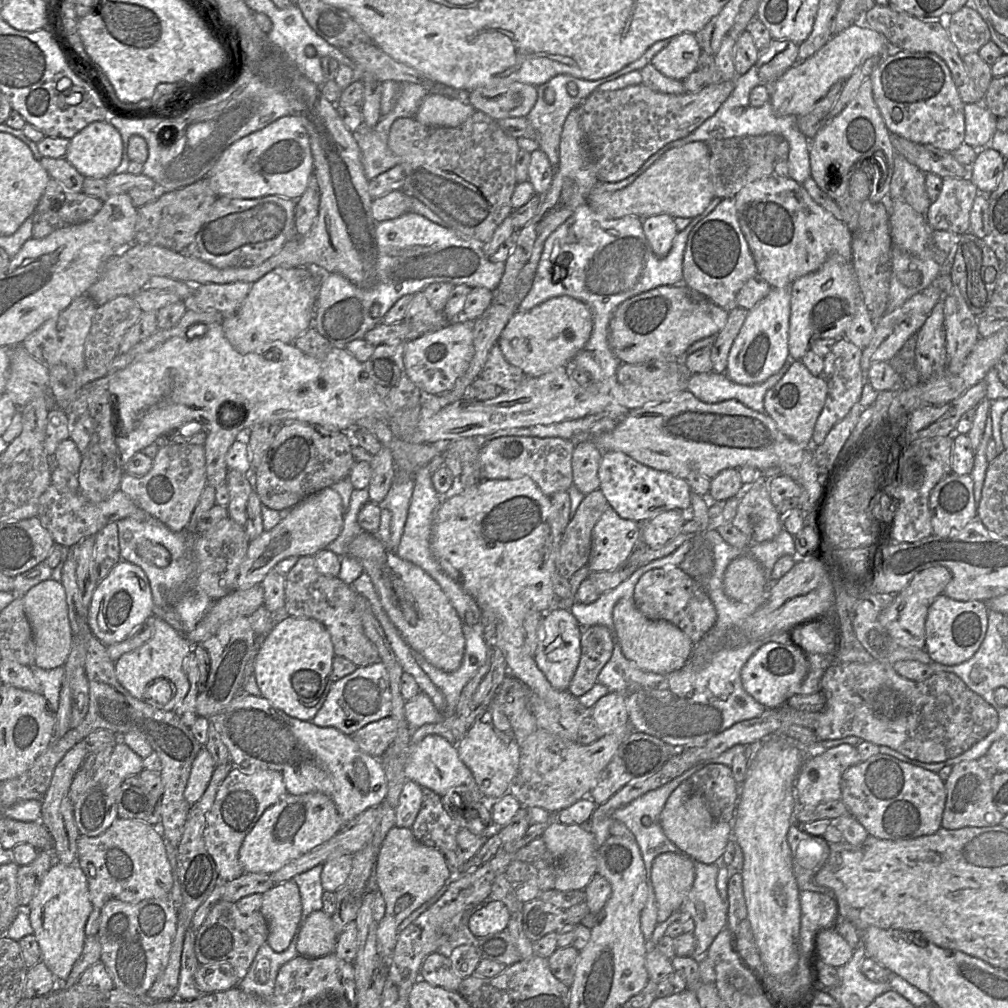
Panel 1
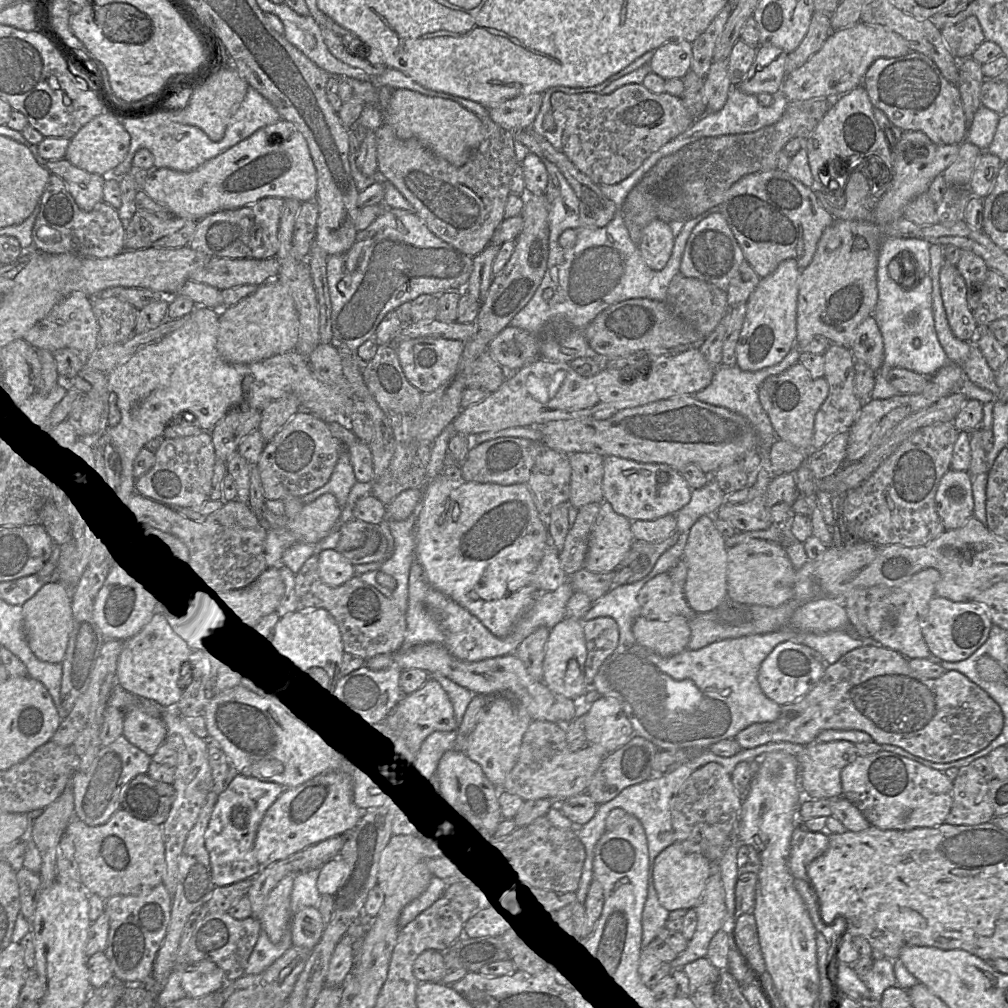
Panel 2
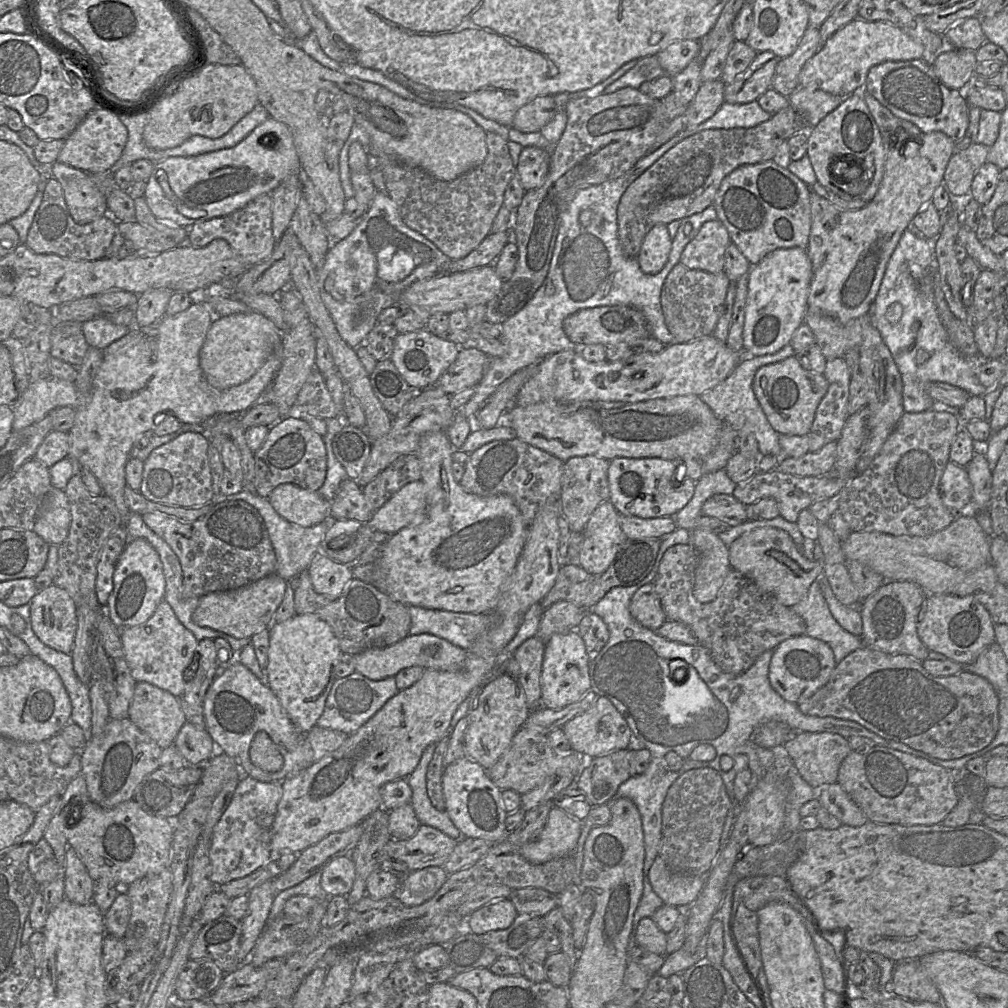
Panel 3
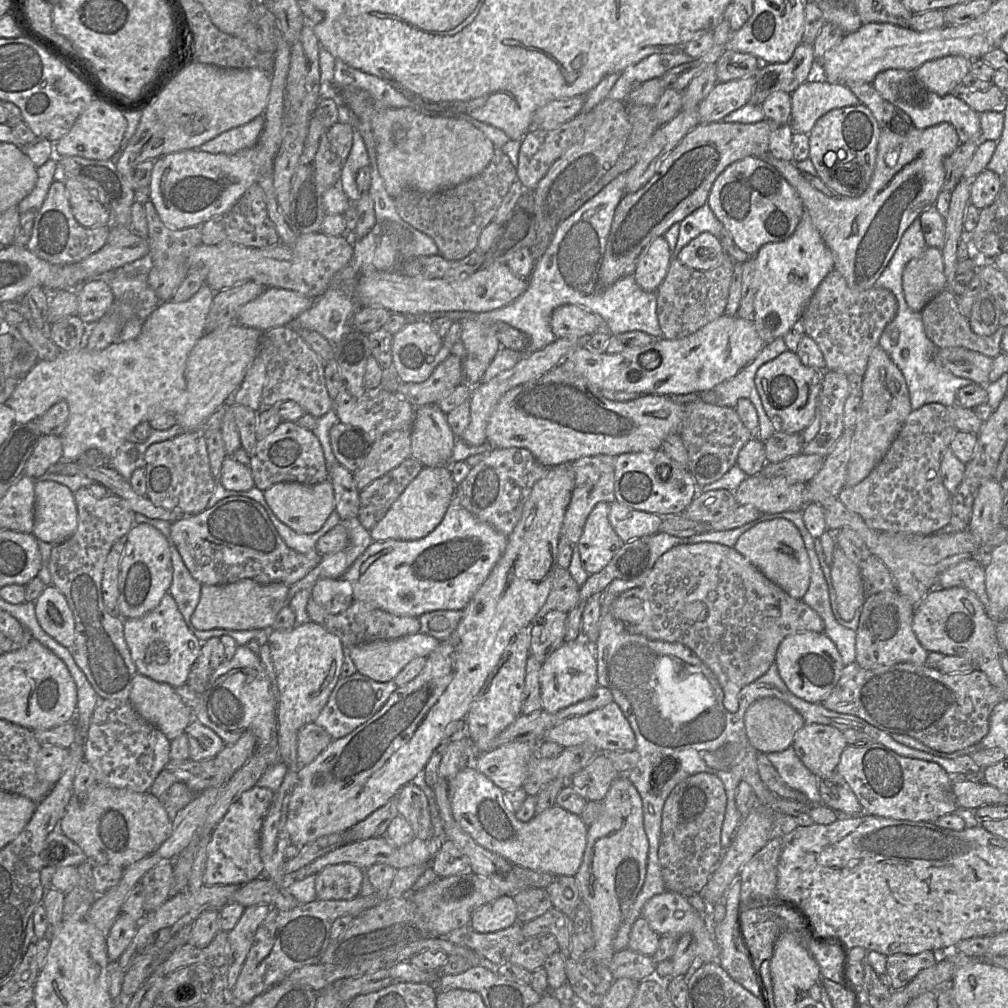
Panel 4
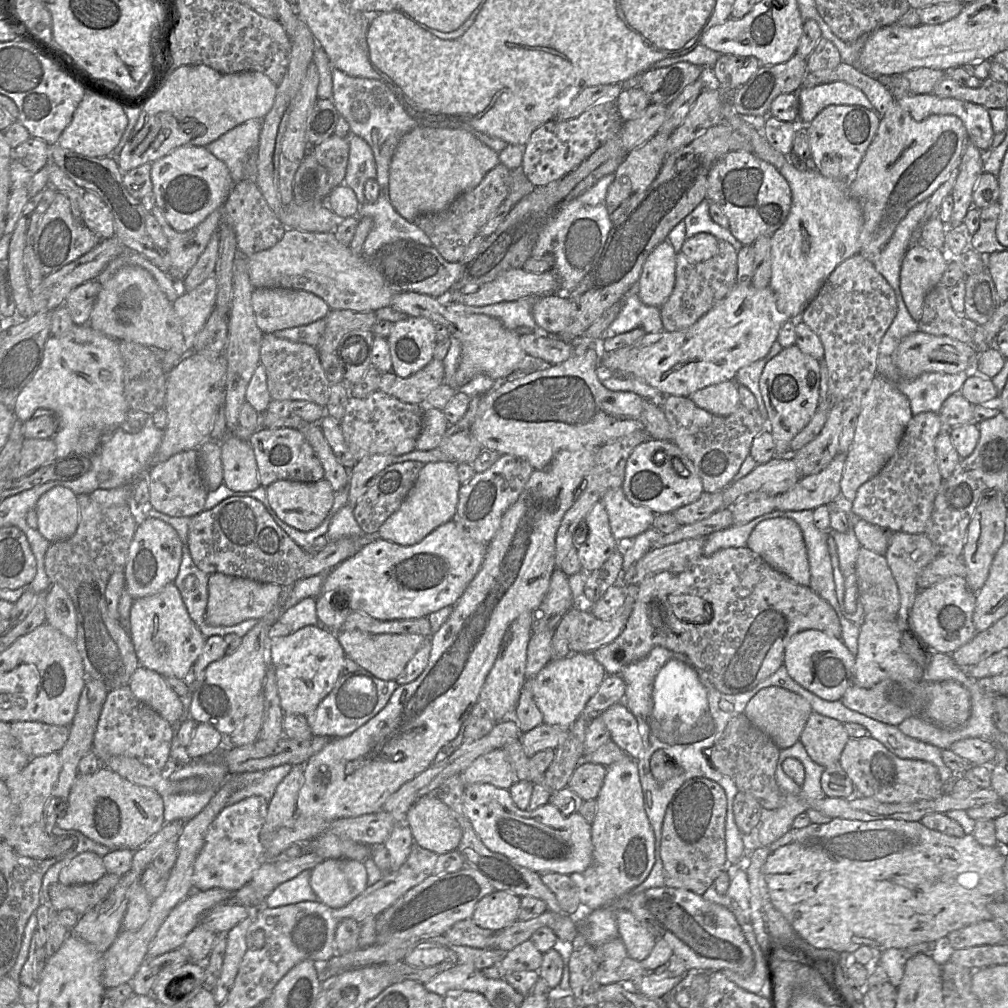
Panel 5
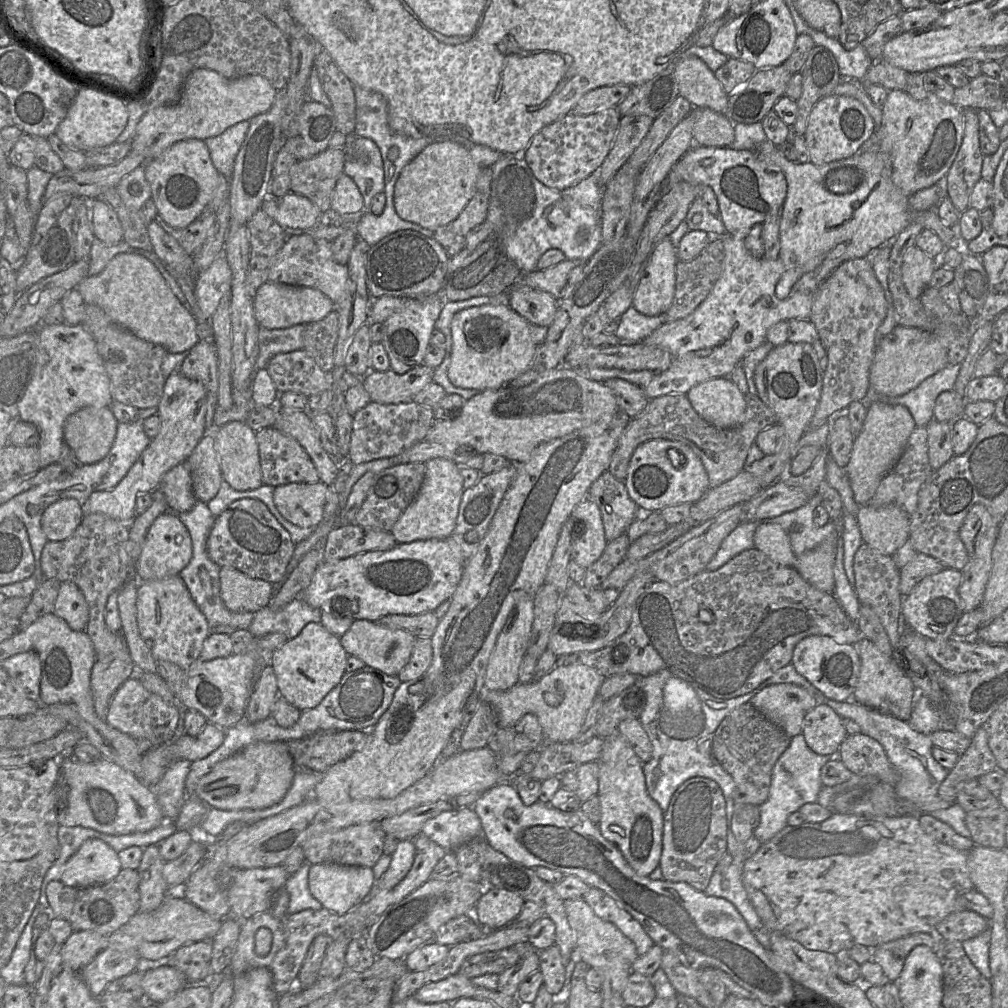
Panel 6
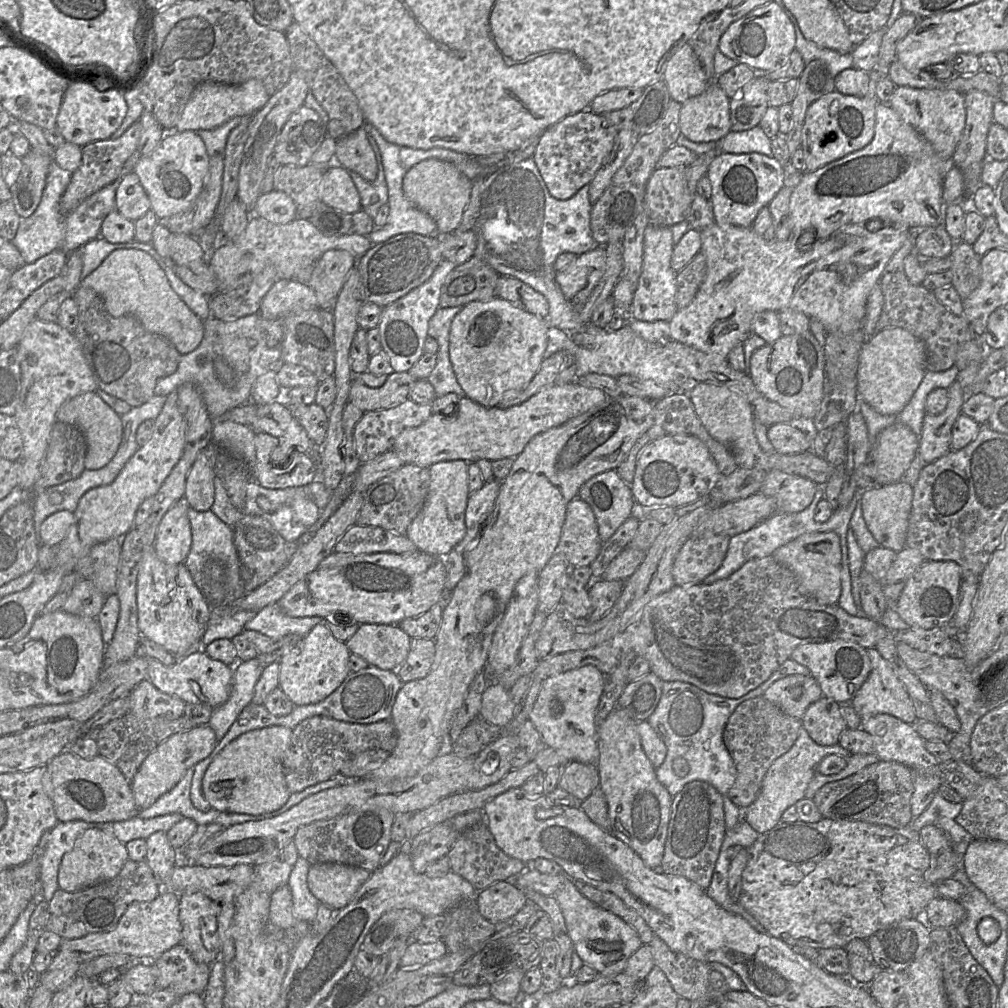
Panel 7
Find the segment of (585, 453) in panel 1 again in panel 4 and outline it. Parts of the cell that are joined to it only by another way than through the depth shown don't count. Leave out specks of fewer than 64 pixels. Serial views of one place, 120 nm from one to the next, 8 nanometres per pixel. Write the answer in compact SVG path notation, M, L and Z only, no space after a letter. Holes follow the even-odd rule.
M609 455L582 457L571 463L575 476L574 487L565 511L561 536L566 538L572 545L576 545L579 541L585 522L595 505L599 502L605 502L610 505L615 501L614 465L615 457Z

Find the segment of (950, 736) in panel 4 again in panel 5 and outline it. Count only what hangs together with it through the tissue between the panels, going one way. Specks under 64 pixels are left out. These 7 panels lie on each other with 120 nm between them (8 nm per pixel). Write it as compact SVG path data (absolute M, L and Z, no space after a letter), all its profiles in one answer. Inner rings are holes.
M886 679L871 688L861 688L852 683L840 701L853 711L894 726L898 726L909 717L920 717L940 728L953 730L962 726L971 712L971 698L968 690L955 681L912 682Z

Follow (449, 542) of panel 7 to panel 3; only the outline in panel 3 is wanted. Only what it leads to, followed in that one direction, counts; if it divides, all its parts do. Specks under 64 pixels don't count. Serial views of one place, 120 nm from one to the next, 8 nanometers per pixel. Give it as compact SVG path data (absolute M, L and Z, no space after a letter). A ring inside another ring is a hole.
M419 480L397 491L374 512L369 525L375 532L392 535L424 516L425 487L422 480Z

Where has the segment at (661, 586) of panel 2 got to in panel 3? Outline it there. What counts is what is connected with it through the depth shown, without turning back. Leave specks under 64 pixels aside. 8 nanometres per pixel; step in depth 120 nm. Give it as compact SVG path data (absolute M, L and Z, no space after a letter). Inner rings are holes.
M652 582L640 587L634 593L629 611L639 624L653 631L667 620Z

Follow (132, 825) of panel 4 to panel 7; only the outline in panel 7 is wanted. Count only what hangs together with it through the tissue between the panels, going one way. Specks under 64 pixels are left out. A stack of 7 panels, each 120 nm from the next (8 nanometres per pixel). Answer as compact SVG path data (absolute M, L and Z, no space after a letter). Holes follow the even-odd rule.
M66 750L52 758L45 766L42 785L53 802L59 822L119 822L138 815L140 810L135 803L131 783L115 765L100 755L84 759Z

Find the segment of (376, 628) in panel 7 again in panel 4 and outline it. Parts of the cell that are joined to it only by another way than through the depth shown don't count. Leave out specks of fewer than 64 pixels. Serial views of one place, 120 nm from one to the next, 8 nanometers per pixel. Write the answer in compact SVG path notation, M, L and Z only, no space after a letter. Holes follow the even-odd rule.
M417 632L393 640L376 640L362 643L351 648L346 648L347 654L351 657L357 671L377 682L389 682L417 657L428 657L439 645L440 641L436 638Z

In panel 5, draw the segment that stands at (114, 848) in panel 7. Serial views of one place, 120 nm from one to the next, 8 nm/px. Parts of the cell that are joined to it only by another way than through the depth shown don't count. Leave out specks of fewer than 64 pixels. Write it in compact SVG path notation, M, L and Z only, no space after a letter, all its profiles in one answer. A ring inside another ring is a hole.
M83 852L77 855L59 874L63 885L93 883L107 874L103 857L94 852Z

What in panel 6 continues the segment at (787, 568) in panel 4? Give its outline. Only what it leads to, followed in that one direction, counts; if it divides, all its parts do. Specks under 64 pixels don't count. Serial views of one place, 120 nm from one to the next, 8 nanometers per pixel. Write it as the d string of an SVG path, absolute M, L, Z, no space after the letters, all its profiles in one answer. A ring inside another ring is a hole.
M778 524L759 525L754 534L754 548L781 566L793 567L796 560L789 535Z

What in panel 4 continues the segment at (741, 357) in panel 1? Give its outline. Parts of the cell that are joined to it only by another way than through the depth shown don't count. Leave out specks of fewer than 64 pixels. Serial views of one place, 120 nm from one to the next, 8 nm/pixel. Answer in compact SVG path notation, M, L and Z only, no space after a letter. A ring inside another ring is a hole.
M804 210L793 234L784 241L767 243L754 259L754 324L766 345L782 338L802 315L824 278L834 269L833 255Z

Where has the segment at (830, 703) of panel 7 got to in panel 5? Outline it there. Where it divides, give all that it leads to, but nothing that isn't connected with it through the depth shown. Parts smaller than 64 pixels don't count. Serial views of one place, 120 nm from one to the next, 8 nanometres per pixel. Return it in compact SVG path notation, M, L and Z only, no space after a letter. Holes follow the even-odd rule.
M812 712L799 741L805 747L810 758L826 768L839 762L849 738L843 723Z

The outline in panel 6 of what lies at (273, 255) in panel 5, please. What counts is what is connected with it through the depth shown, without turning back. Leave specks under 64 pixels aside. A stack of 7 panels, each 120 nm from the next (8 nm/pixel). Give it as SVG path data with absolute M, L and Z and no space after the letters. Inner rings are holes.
M303 232L288 235L283 247L273 259L268 282L279 282L293 286L318 289L330 298L335 305L348 297L349 273L347 265L338 263L332 253L332 242Z

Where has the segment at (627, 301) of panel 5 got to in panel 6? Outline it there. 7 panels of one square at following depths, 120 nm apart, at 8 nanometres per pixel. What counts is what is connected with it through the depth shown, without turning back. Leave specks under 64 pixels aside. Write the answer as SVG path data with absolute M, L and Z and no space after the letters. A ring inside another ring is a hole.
M631 306L621 317L616 336L622 343L642 343L666 322L665 315L647 316Z

